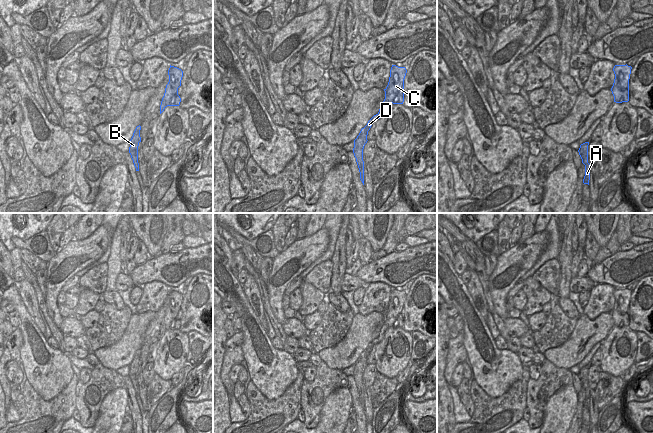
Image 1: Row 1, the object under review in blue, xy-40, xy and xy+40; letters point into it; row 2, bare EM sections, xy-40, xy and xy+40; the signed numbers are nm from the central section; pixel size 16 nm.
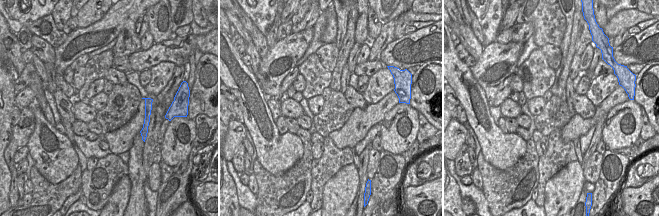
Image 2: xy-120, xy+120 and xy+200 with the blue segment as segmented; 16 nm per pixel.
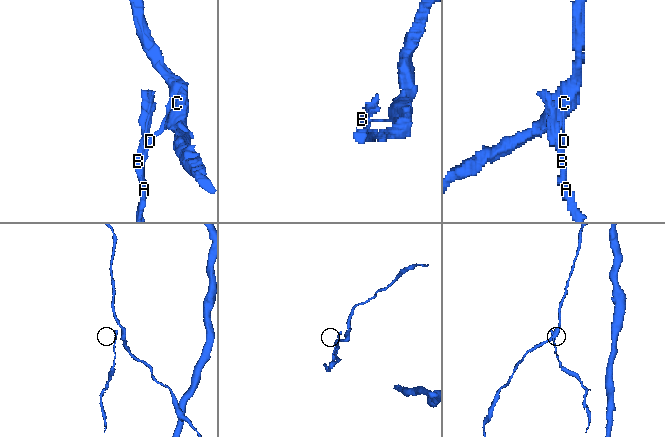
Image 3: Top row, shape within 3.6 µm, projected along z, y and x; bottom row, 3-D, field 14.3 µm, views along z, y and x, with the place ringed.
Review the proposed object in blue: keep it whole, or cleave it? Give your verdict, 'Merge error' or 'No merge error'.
Merge error

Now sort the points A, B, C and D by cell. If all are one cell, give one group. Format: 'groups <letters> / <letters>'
groups A B D / C

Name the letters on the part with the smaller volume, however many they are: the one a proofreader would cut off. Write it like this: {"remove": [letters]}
{"remove": ["A", "B", "D"]}

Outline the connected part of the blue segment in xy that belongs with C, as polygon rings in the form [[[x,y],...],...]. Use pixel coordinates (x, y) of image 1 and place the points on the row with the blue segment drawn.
[[[392,65],[390,70],[390,77],[385,91],[385,99],[387,101],[386,107],[390,104],[403,104],[404,102],[404,79],[407,70],[405,67],[398,67]]]

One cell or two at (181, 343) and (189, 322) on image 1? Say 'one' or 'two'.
two

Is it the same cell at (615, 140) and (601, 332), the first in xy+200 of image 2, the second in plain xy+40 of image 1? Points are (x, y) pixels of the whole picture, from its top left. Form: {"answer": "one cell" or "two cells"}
{"answer": "two cells"}

